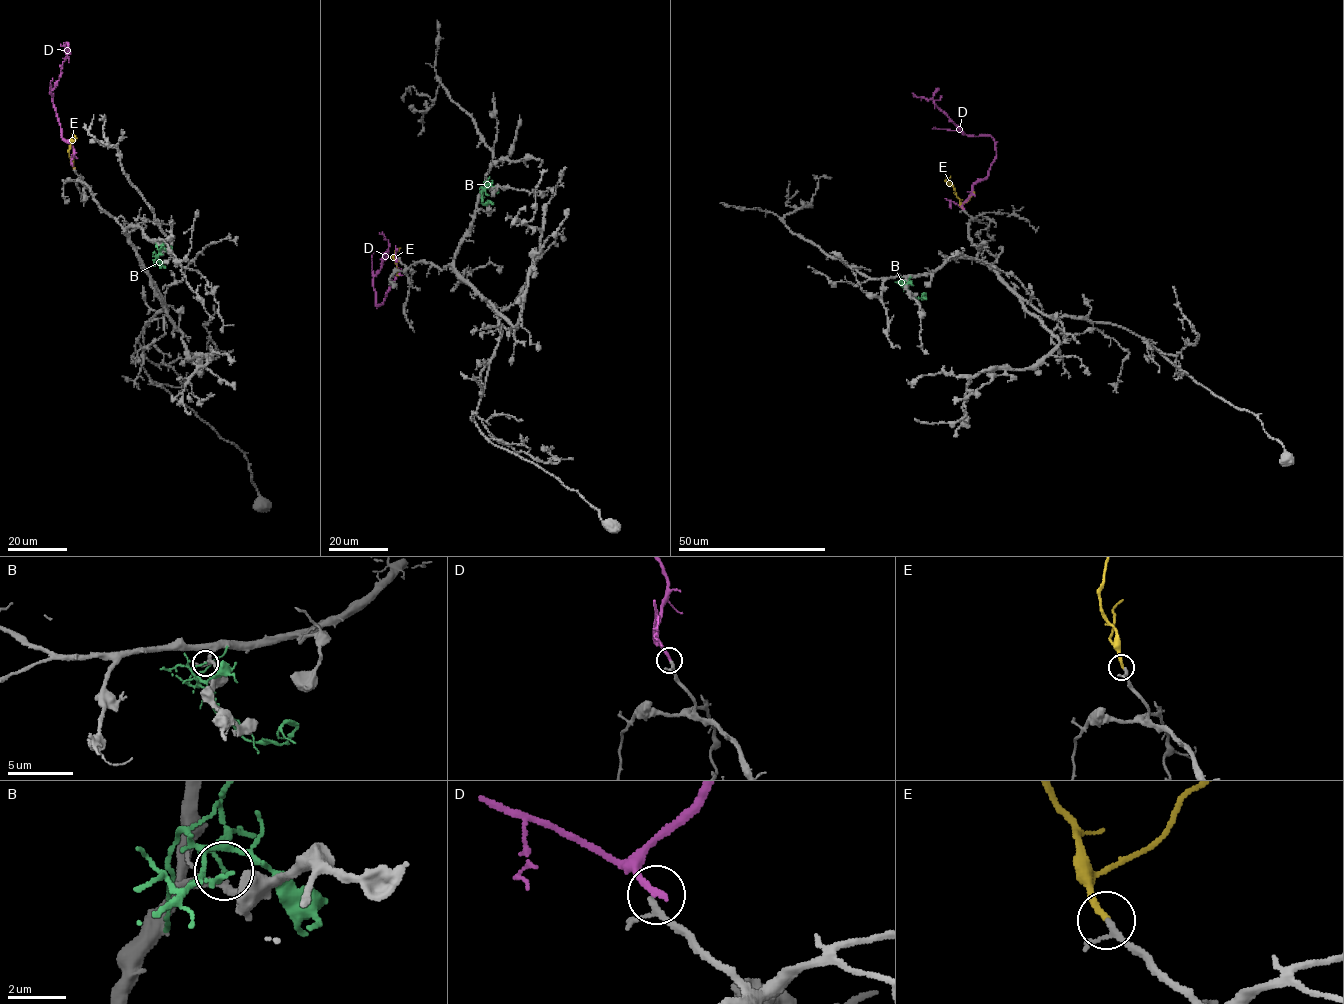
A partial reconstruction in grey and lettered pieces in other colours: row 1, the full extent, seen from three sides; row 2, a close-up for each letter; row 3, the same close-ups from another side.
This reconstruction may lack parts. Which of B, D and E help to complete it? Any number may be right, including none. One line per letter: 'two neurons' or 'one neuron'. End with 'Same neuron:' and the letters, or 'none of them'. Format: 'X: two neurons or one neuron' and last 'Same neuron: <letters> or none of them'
B: two neurons
D: two neurons
E: one neuron
Same neuron: E

